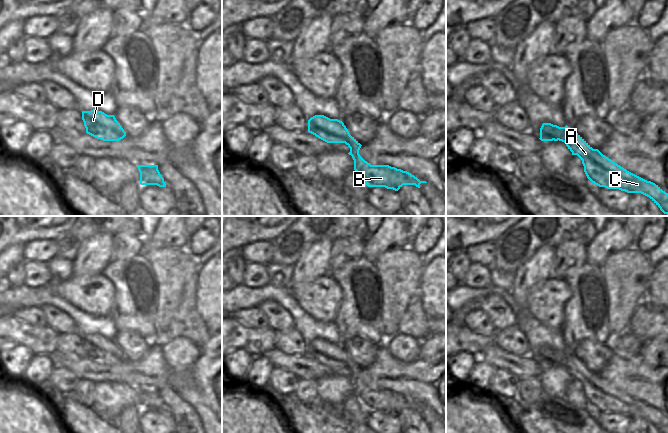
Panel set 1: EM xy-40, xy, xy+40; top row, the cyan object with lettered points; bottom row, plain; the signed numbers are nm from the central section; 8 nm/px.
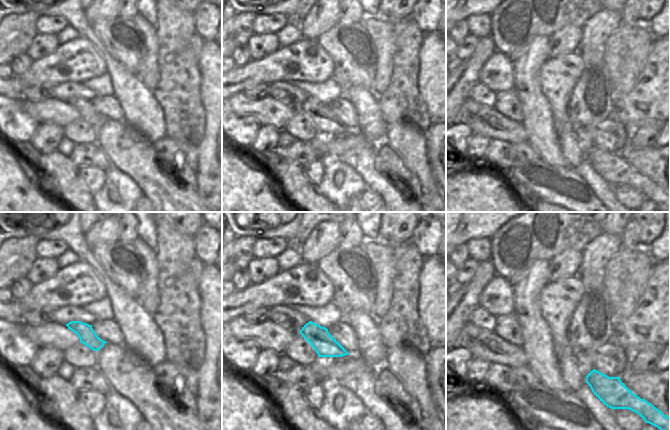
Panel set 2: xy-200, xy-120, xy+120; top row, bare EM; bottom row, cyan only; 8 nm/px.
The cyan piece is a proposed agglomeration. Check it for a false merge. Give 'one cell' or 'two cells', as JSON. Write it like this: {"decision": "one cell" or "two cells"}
{"decision": "one cell"}

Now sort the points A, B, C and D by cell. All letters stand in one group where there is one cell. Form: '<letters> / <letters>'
A B C D

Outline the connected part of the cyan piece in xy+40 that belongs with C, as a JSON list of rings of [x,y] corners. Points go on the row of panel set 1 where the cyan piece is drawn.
[[[543,123],[541,141],[562,141],[572,155],[577,155],[584,166],[587,178],[599,187],[619,189],[627,193],[641,193],[649,197],[660,210],[668,215],[668,193],[658,185],[647,181],[618,165],[598,149],[593,149],[574,129]]]

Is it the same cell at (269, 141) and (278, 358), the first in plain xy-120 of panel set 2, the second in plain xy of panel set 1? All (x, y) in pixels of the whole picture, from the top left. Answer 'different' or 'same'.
different

